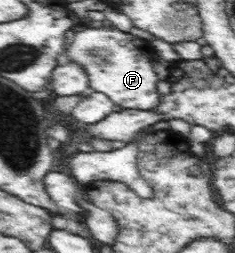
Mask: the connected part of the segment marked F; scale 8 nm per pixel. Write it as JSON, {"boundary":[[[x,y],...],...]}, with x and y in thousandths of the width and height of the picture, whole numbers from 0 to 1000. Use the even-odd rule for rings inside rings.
{"boundary":[[[357,103],[362,119],[323,126],[311,166],[272,186],[272,209],[298,245],[315,245],[370,289],[383,360],[451,372],[523,431],[647,439],[681,399],[668,324],[681,308],[651,281],[647,186],[617,158],[519,126],[489,107],[426,111]]]}

